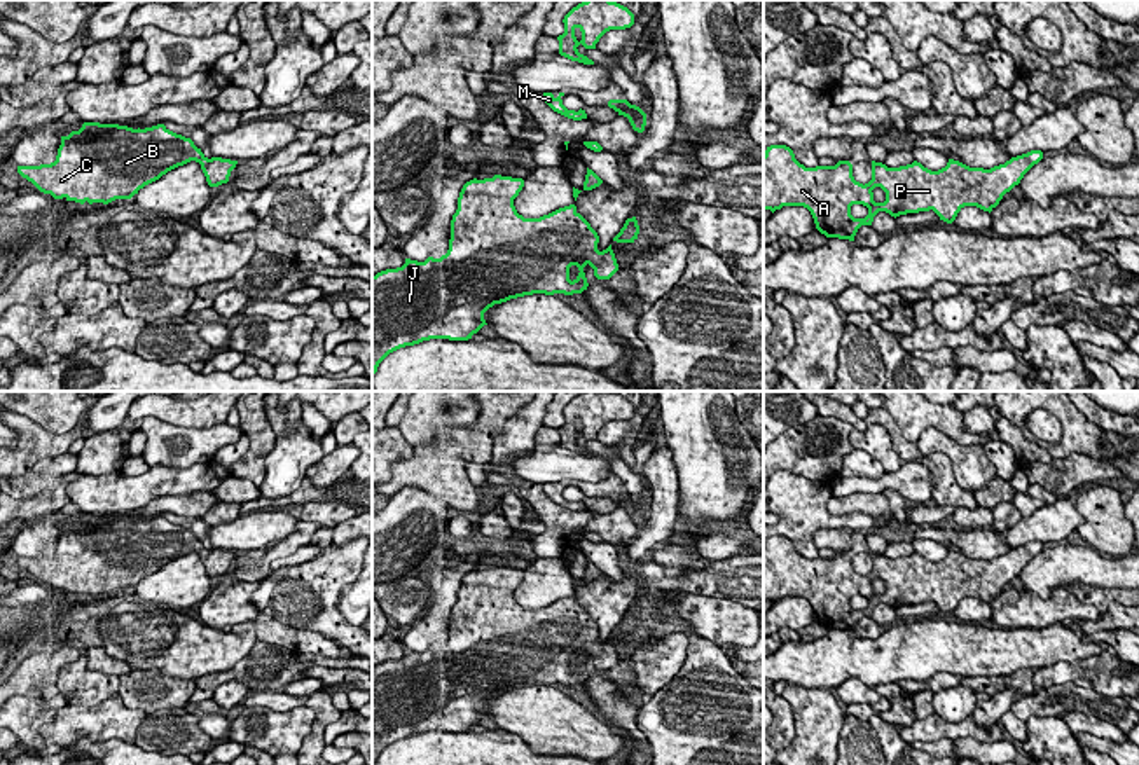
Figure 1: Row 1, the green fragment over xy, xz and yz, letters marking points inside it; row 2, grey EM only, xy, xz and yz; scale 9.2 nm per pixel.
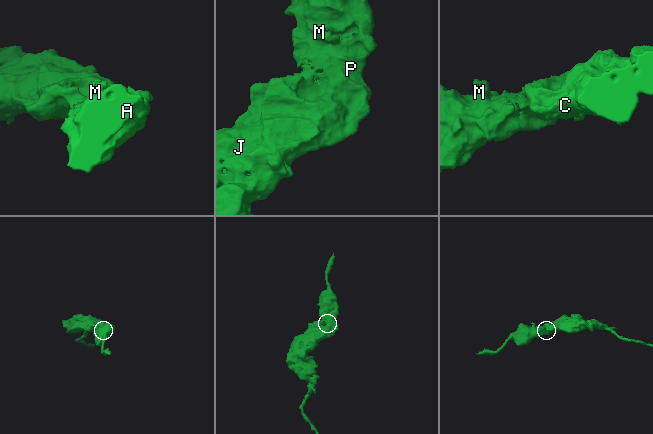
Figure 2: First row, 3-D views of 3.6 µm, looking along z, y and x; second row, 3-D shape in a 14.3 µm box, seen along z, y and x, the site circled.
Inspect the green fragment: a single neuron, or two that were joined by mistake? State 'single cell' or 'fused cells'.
single cell

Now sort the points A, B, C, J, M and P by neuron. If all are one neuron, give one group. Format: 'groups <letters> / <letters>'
groups A B C J M P

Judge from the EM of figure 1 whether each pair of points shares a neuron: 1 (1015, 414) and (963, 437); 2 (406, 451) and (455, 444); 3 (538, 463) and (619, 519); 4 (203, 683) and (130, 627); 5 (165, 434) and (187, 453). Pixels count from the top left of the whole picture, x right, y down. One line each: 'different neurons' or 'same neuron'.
1: different neurons
2: different neurons
3: different neurons
4: different neurons
5: same neuron

